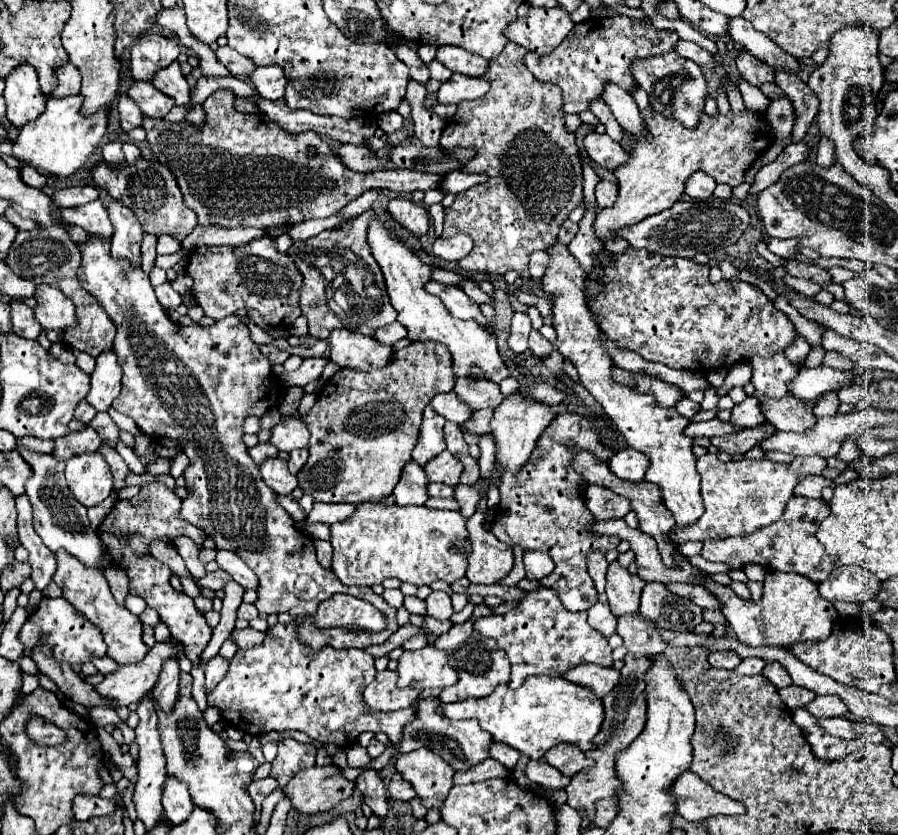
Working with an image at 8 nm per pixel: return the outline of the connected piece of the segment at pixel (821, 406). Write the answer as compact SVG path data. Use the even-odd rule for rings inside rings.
M827 392L825 396L821 396L817 406L813 406L813 412L815 416L831 416L837 412L837 406L839 406L837 392Z

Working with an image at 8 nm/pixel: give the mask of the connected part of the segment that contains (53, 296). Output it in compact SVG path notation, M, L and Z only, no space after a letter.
M41 284L37 286L35 300L35 318L45 330L63 330L75 324L75 306L59 288Z

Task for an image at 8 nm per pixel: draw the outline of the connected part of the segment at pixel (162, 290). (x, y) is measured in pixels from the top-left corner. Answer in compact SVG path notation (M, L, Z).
M165 282L165 284L157 286L157 288L155 288L155 292L157 292L157 300L159 300L159 304L161 304L167 312L175 310L175 308L181 304L181 296L171 288L171 284L169 284L169 282Z

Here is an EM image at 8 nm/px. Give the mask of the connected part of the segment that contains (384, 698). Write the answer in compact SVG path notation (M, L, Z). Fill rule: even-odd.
M383 670L377 672L377 678L365 688L365 702L375 710L401 710L413 706L421 690L417 688L399 688L397 672Z

